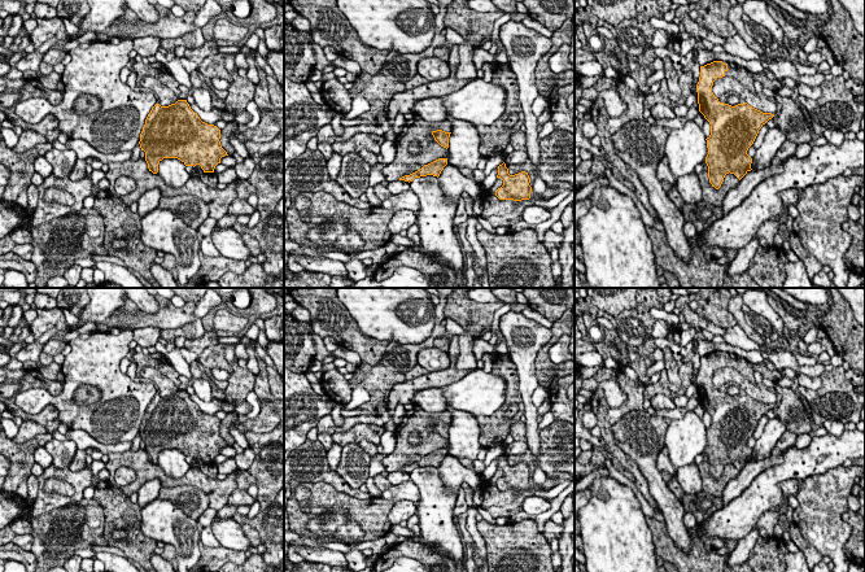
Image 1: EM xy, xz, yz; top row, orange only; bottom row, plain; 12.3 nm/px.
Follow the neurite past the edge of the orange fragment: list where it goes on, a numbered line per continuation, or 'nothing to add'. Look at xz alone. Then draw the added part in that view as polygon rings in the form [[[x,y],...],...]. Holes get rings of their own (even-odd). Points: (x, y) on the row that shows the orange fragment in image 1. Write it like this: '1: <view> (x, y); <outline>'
nothing to add

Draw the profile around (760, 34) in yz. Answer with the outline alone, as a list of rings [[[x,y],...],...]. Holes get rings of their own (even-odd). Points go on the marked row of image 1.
[[[753,21],[746,22],[744,29],[747,34],[756,40],[760,45],[770,47],[773,36],[764,26],[755,23]]]

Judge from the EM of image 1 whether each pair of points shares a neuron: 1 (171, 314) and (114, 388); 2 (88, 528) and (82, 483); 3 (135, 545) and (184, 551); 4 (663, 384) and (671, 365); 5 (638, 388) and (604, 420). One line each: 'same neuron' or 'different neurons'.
1: different neurons
2: different neurons
3: different neurons
4: different neurons
5: same neuron

